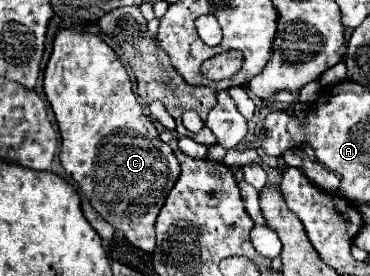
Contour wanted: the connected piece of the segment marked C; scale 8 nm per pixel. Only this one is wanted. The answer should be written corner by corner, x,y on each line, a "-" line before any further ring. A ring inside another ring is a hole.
60,27
54,35
52,55
44,71
44,93
48,103
52,105
60,127
60,163
66,169
66,173
72,175
72,179
80,187
80,193
88,197
92,207
114,229
122,231
126,239
138,249
152,253
156,249
154,221
166,201
166,195
170,193
180,175
180,163
174,157
174,151
160,141
158,129
154,127
152,119
144,115
142,105
136,101
132,81
120,57
106,41
102,41
94,33

